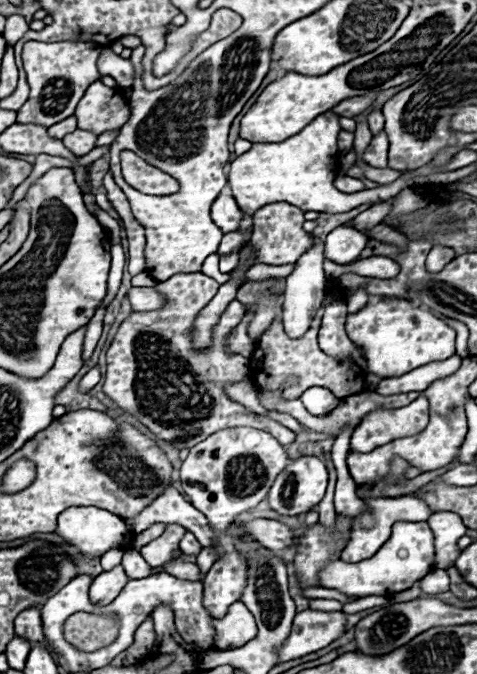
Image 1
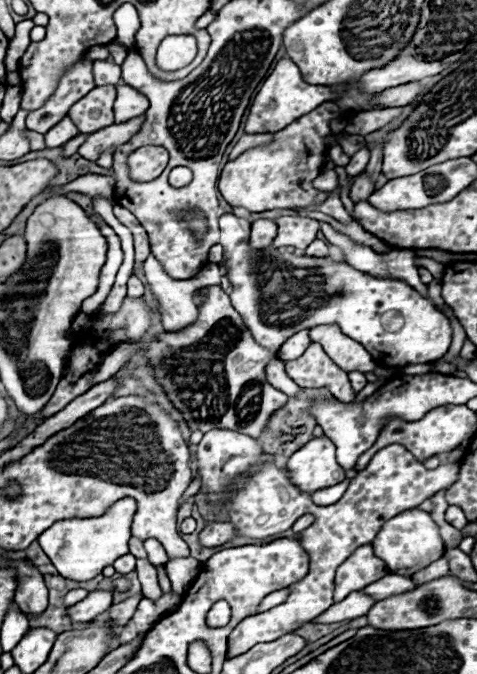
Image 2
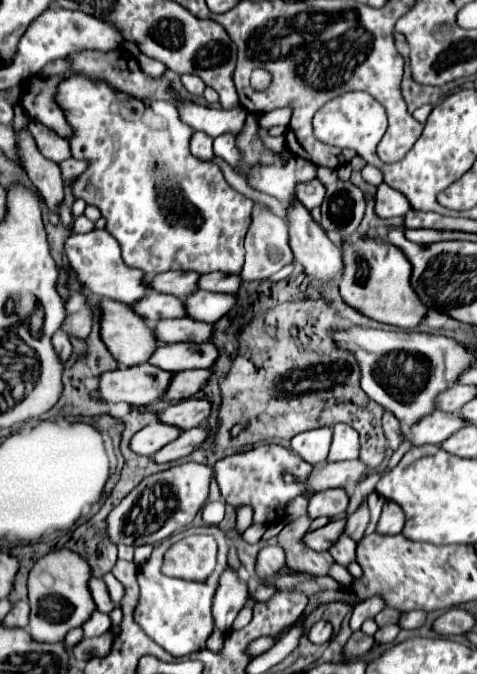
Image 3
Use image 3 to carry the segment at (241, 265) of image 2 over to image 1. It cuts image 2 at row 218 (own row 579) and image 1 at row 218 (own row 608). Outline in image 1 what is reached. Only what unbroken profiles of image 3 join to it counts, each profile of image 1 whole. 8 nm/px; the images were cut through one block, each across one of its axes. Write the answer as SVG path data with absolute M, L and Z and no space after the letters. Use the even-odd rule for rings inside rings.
M222 192L212 204L212 220L218 224L222 232L234 232L238 228L240 218L242 210L238 208L236 200L230 194Z

